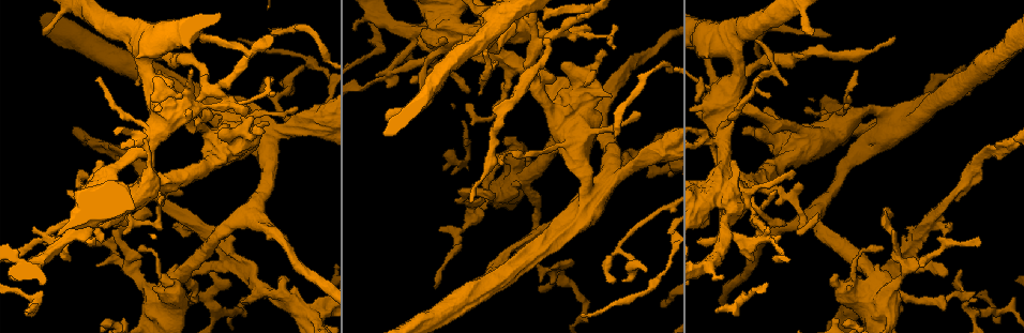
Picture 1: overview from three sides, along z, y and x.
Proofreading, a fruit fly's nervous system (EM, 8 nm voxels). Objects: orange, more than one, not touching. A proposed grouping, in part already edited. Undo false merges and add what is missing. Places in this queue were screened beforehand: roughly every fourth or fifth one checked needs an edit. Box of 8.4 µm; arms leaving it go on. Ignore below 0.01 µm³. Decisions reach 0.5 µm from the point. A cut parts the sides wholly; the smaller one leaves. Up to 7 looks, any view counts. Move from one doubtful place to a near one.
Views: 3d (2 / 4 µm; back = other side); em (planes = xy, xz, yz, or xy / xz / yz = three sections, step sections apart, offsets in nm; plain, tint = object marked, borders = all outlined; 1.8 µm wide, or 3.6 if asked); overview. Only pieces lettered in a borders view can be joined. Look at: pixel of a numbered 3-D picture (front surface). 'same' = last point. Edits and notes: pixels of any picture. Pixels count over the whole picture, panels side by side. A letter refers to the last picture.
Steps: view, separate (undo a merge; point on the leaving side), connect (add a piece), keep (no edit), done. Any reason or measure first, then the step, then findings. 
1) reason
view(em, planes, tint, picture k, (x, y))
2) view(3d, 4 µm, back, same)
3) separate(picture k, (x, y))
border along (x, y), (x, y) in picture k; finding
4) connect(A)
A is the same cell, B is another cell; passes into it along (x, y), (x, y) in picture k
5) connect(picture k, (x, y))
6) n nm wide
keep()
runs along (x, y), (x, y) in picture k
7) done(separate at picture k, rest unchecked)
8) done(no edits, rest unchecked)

thin neck
view(em, 3.6 µm, xz, step 16, tint, picture 1, (841, 125))

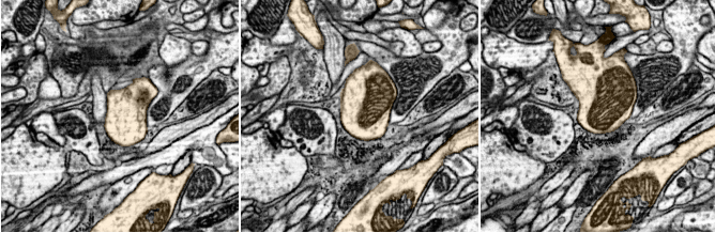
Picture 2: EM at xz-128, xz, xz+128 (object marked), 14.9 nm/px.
view(em, 3.6 µm, planes, borders, same)

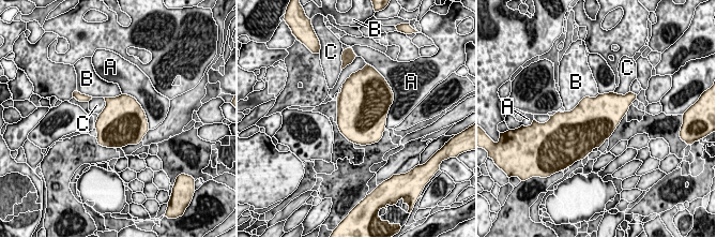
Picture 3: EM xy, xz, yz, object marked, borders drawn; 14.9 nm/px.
keep()
A, B and C are other cells; border along (104, 98), (105, 105), (98, 115) in picture 3; one cell here

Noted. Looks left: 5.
calibre changes
view(em, planes, borders, picture 1, (874, 276))

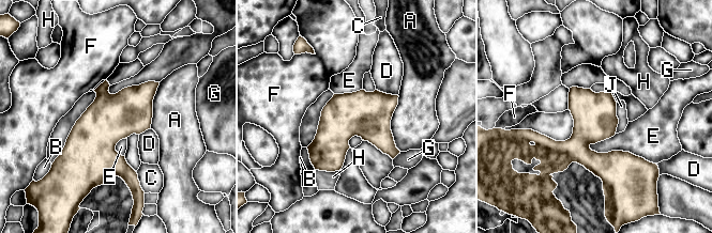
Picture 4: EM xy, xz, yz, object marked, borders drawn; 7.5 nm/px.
keep()
A, B, C, D, E, F, G, H and J are other cells; border along (617, 103), (618, 126), (615, 133) in picture 4; all the same cell

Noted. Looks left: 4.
a narrow waist
view(3d, 2 µm, back, picture 1, (298, 302))

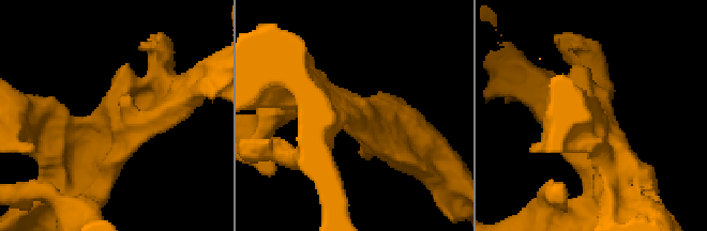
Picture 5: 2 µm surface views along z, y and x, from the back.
view(em, 3.6 µm, xy, step 16, borders, picture 5, (355, 112))

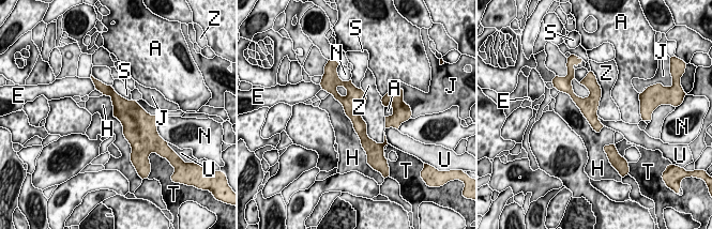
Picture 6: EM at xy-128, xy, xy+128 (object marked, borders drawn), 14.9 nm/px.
view(em, 3.6 µm, planes, borders, same)

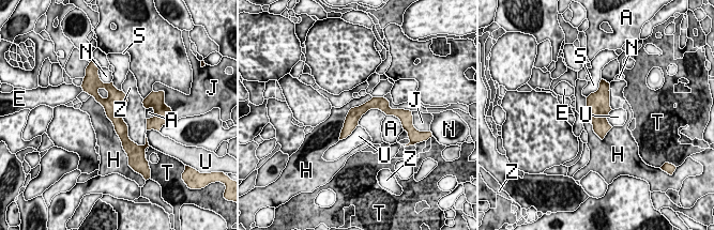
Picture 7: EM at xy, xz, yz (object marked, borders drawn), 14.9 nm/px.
keep()
A, E, H, J, N, S, T, U and Z are other cells; runs along (388, 109), (366, 106), (343, 136) in picture 7; one cell here

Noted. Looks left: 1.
done(no edits, rest unchecked)

